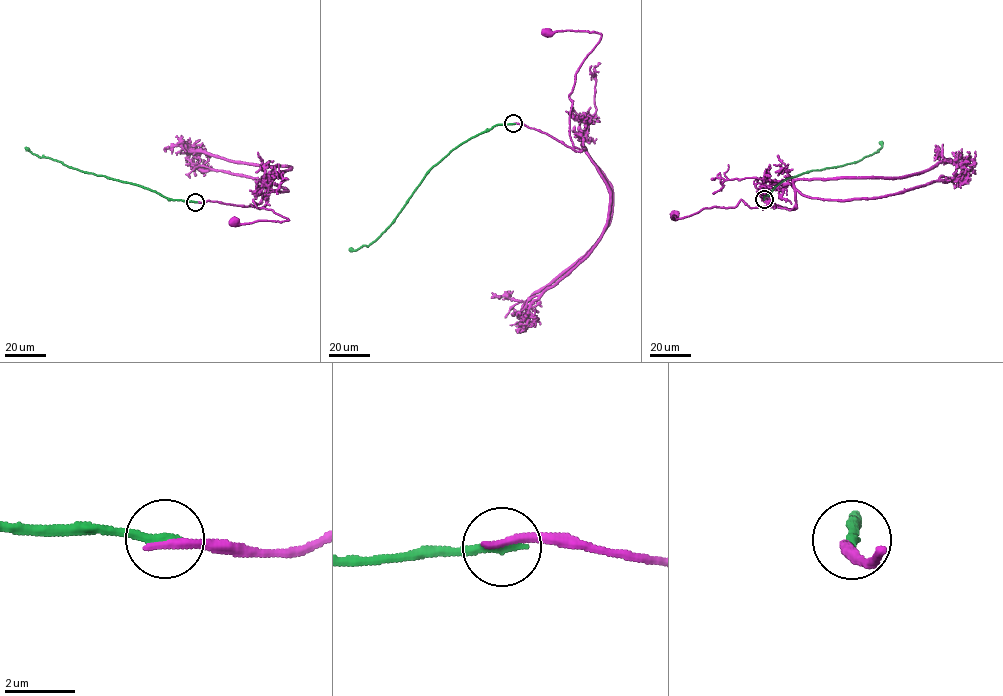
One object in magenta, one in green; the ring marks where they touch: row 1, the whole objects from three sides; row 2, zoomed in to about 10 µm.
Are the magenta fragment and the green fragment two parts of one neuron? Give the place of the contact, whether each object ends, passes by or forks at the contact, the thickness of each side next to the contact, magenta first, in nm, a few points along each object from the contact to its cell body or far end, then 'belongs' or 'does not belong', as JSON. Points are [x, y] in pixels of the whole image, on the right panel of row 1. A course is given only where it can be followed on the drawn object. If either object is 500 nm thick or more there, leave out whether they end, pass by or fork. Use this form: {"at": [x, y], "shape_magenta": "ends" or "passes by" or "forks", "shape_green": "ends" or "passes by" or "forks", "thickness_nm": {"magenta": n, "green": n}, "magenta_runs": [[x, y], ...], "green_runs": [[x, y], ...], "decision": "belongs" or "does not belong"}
{"at": [764, 199], "shape_magenta": "ends", "shape_green": "ends", "thickness_nm": {"magenta": 280, "green": 320}, "magenta_runs": [[764, 199], [796, 208], [750, 207], [741, 199], [734, 207], [703, 208], [679, 218], [673, 214]], "green_runs": [[764, 199], [764, 196], [786, 179], [859, 161], [877, 152], [882, 147], [881, 141]], "decision": "does not belong"}

